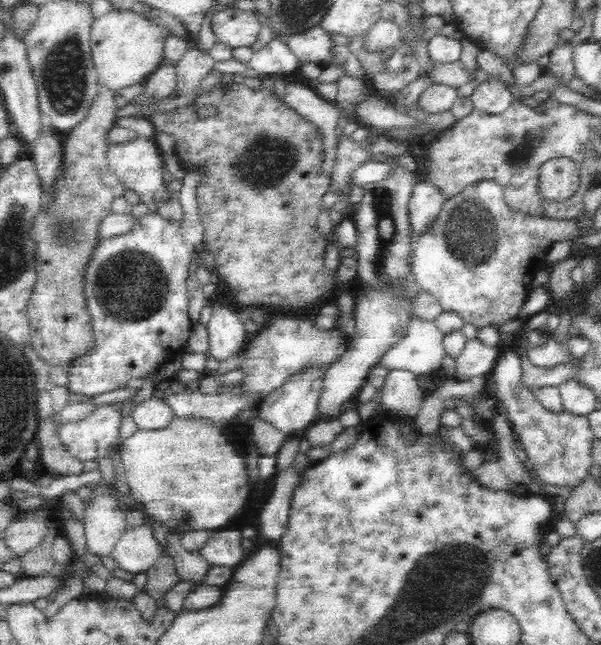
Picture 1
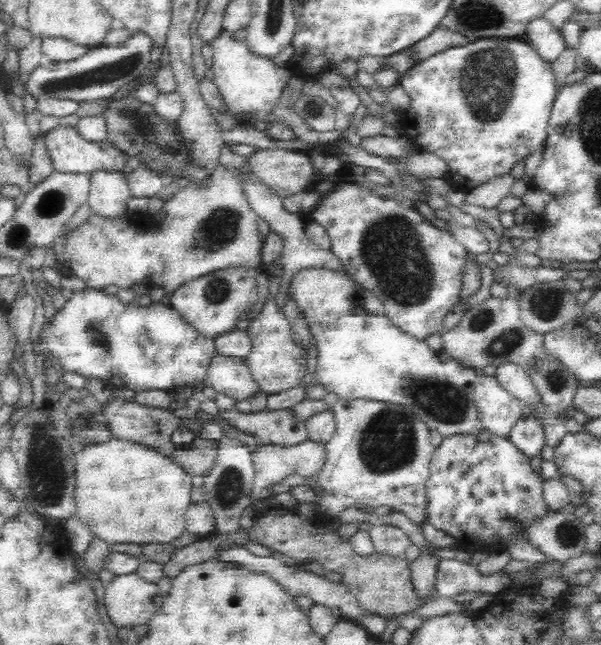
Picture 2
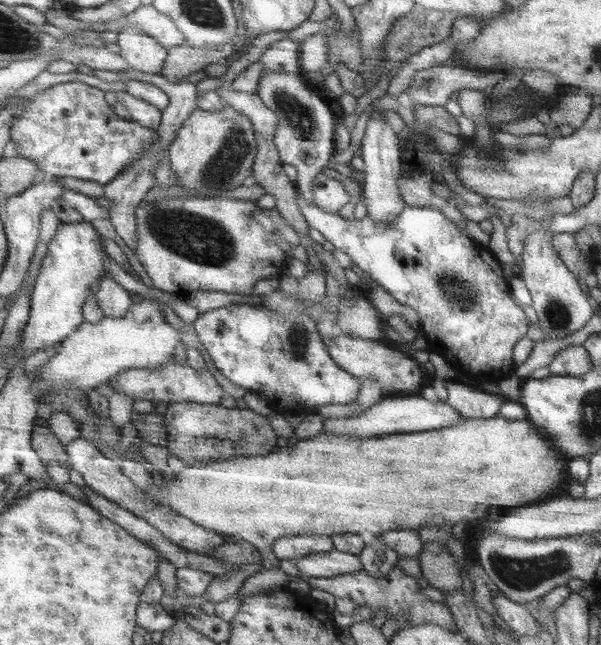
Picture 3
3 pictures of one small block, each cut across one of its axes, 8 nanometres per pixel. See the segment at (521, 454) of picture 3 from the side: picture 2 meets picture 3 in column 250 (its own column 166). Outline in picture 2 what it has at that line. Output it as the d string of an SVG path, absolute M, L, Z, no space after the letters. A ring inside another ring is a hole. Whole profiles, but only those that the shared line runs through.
M112 437L76 452L74 472L74 515L106 544L170 542L184 532L192 477L157 450Z

